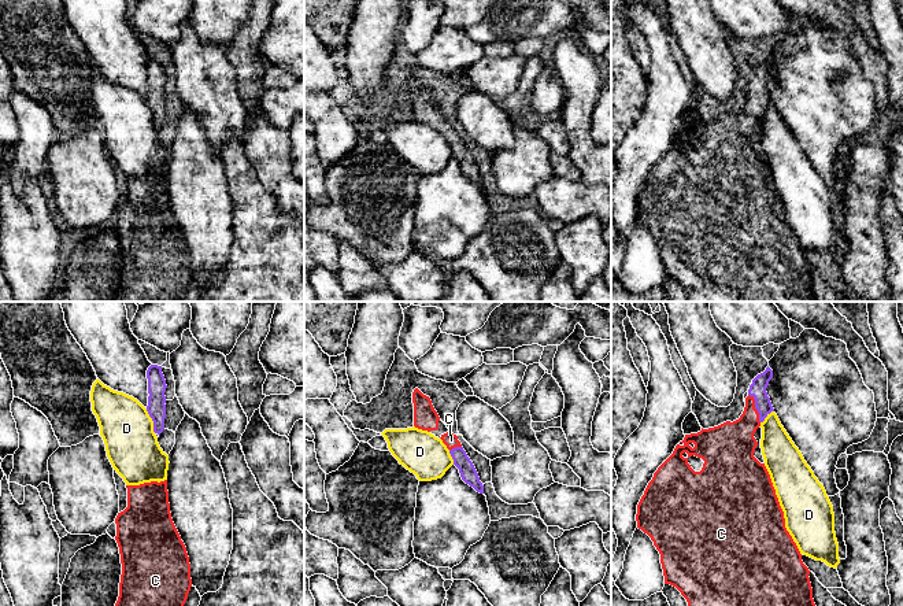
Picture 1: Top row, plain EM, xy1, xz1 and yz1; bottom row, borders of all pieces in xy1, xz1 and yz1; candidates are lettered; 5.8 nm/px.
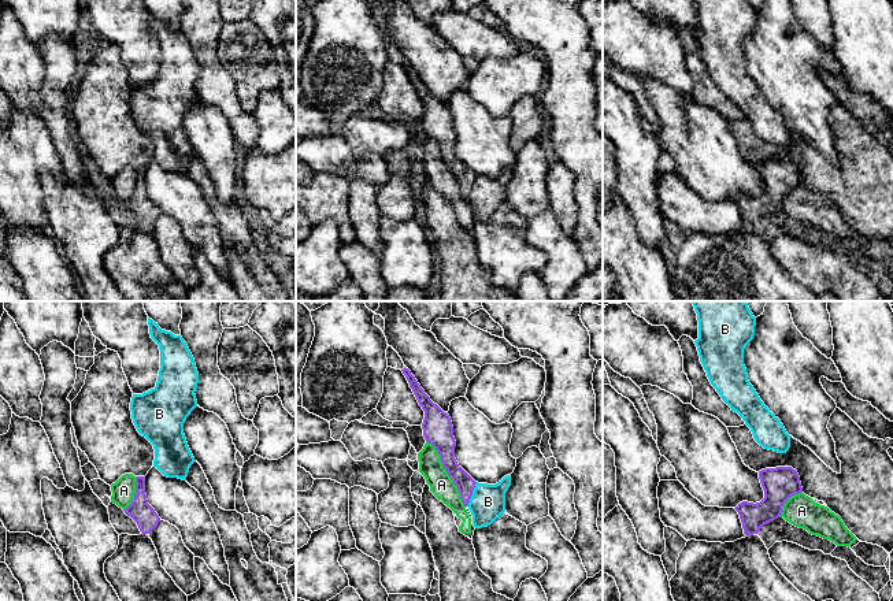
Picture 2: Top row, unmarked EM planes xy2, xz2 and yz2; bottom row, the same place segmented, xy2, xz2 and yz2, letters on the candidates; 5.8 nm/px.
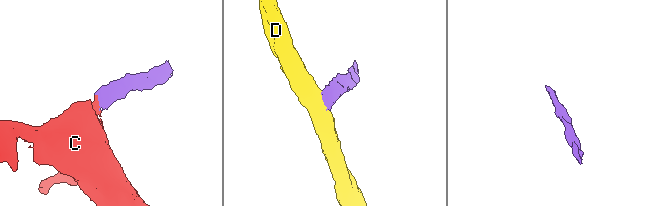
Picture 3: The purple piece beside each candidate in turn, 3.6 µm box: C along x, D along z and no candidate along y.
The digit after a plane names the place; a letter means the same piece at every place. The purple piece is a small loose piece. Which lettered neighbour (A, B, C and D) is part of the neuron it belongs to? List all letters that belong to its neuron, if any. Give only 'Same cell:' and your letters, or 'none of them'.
Same cell: C

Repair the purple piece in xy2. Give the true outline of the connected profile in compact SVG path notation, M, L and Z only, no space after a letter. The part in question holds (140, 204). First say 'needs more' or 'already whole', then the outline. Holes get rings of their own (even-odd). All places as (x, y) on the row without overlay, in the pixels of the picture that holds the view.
already whole | M145 170L136 171L136 188L131 197L123 203L138 219L142 227L149 227L160 215L159 208L148 197L145 188Z

